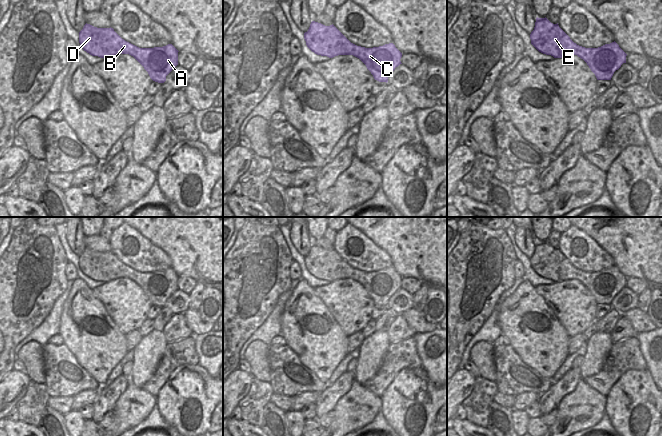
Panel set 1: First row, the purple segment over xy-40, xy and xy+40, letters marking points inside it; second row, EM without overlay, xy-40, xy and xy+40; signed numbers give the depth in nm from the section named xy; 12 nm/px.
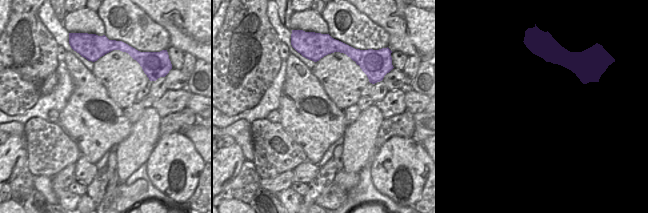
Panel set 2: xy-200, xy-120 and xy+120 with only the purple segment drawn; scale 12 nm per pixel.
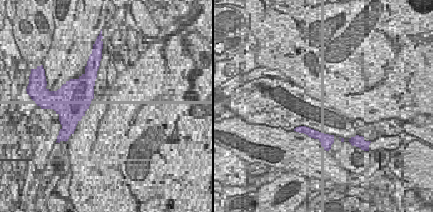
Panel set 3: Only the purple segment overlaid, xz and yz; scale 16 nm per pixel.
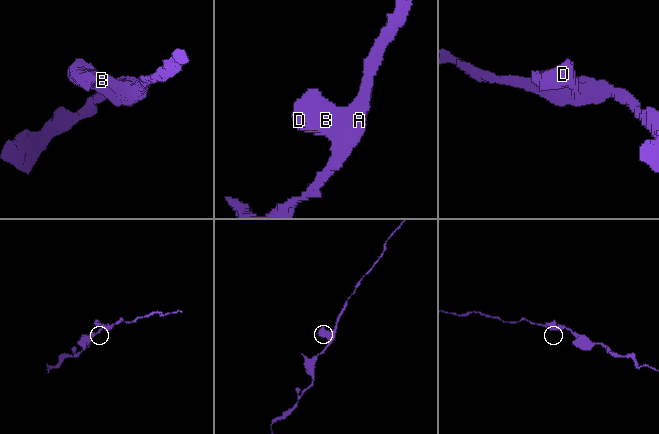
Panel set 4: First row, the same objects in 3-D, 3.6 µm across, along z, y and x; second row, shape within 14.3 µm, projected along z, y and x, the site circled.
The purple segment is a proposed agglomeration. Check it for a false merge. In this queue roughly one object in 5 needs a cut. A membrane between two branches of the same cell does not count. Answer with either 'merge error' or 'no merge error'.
no merge error

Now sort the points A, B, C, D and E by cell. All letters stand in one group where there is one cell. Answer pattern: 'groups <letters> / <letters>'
groups A B C D E

